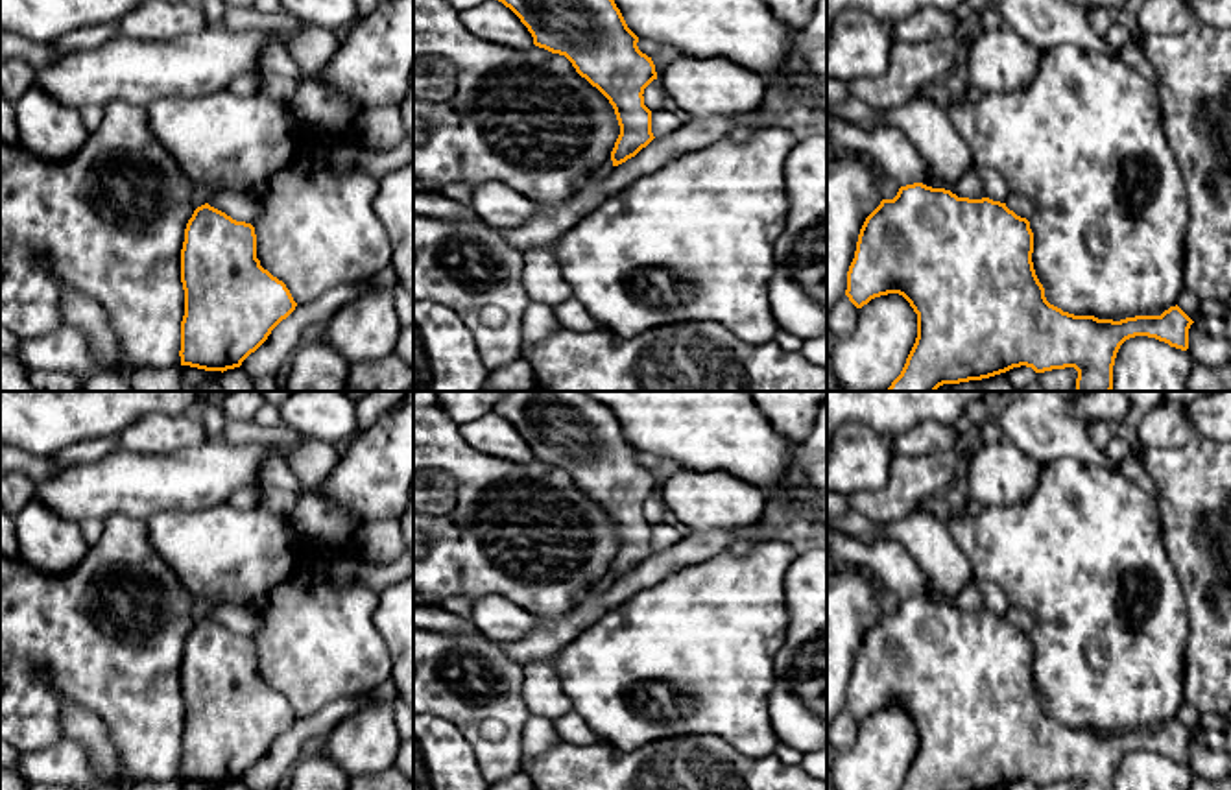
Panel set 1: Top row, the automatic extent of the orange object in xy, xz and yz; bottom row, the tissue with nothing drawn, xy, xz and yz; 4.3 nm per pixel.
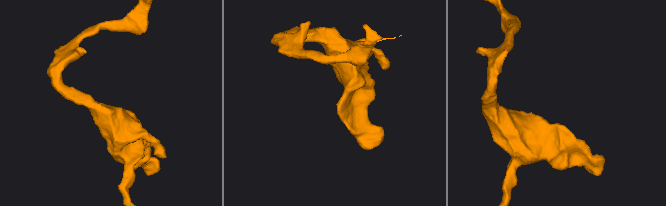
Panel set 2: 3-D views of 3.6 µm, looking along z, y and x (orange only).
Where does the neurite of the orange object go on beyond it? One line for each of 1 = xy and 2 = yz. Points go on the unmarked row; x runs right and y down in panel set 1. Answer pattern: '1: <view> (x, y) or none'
1: none
2: none

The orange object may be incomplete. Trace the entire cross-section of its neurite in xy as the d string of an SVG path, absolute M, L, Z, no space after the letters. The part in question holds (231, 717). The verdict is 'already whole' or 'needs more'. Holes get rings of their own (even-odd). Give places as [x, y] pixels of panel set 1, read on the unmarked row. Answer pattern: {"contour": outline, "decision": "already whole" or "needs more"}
{"contour": "M209 616L197 620L185 642L181 663L185 729L181 779L205 784L240 781L297 720L282 694L260 679L255 640L236 635Z", "decision": "already whole"}

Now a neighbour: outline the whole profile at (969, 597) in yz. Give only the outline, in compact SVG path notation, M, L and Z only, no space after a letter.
M926 578L923 598L932 602L945 602L958 611L982 613L986 611L984 594L976 585L976 580L967 581L956 594L949 596L939 592L934 583Z

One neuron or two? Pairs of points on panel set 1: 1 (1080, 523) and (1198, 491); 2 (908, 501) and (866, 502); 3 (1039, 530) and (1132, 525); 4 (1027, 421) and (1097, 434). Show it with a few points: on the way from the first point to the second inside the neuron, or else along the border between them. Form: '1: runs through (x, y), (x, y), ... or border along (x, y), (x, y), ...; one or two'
1: border along (1154, 495), (1159, 506), (1159, 538), (1163, 545); two
2: runs through (897, 501), (877, 502); one
3: runs through (1062, 530), (1110, 528); one
4: border along (1086, 430), (1087, 438), (1100, 451); two

